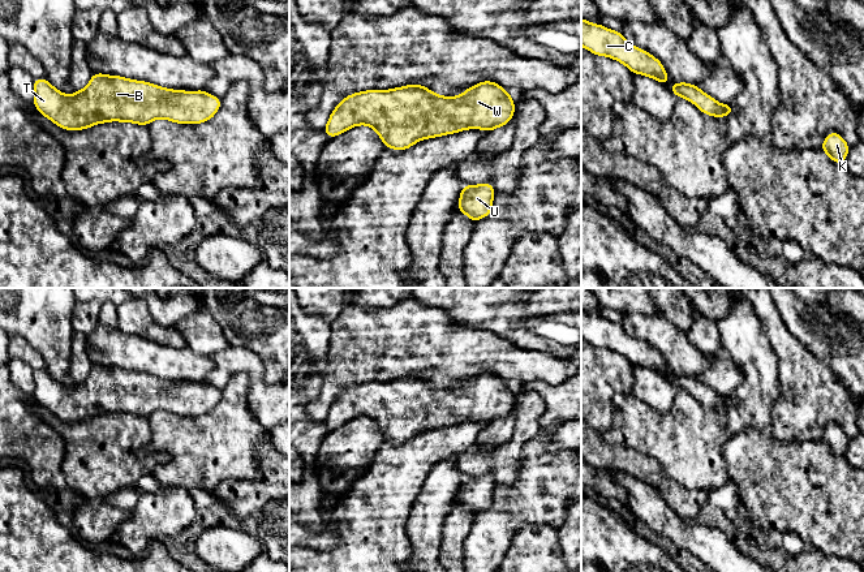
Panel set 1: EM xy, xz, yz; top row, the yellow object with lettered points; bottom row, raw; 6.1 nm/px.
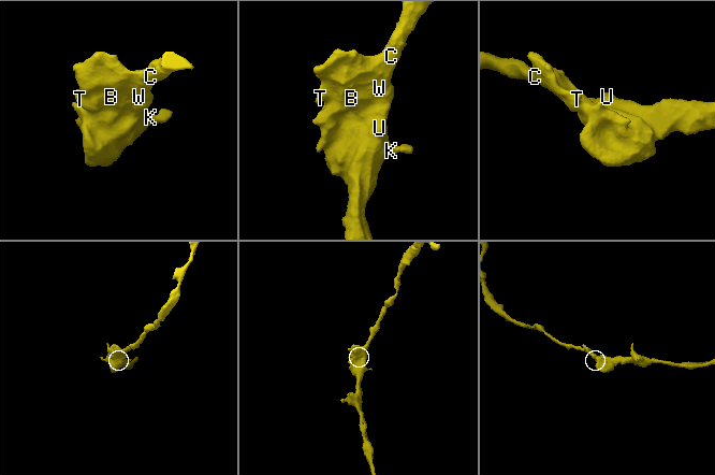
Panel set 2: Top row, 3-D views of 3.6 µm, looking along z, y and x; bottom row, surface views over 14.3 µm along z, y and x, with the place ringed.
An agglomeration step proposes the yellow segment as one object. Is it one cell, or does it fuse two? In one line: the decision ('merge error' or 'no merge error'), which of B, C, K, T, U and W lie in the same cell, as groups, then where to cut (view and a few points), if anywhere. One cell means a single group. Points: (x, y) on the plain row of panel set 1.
no merge error; groups B C K T U W; cut none

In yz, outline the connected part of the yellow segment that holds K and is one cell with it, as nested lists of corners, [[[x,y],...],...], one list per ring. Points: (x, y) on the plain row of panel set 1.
[[[830,423],[820,440],[826,444],[831,453],[843,456],[848,447],[850,438],[839,425]]]

